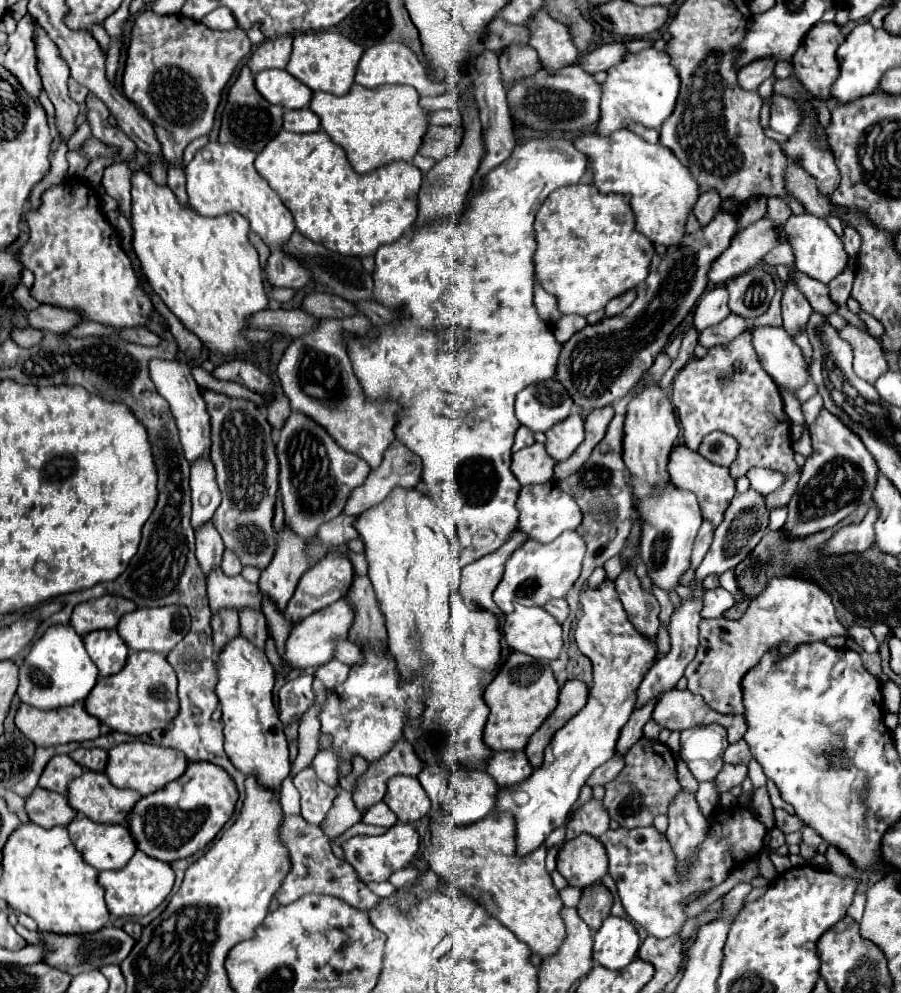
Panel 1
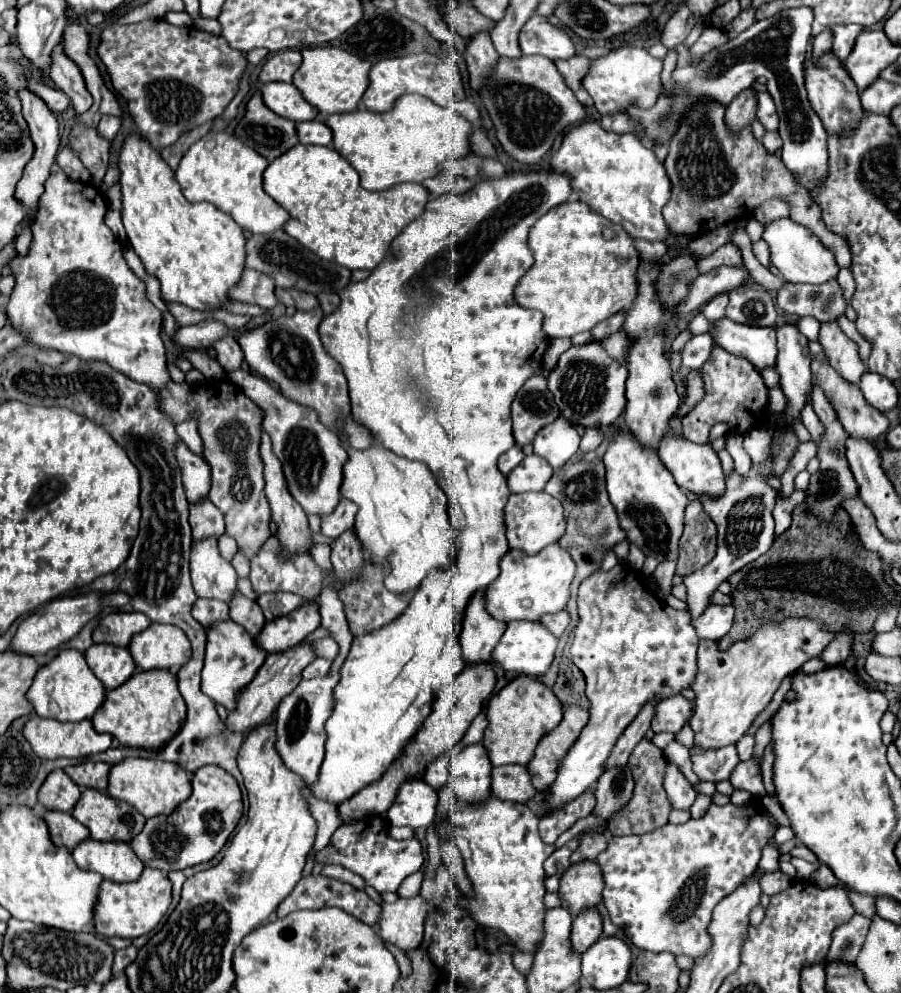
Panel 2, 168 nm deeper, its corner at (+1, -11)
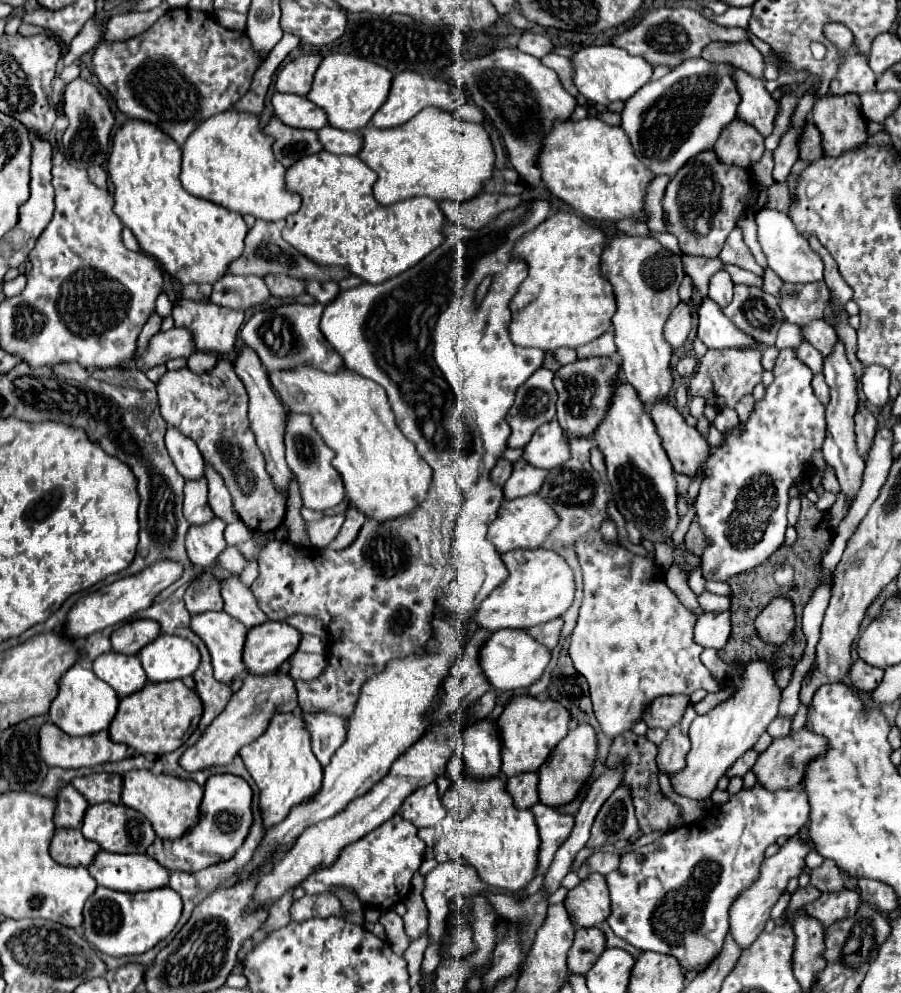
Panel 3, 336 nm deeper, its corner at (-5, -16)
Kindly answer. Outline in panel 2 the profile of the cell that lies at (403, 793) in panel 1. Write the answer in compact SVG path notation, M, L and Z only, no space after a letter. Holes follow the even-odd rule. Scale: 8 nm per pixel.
M411 779L401 785L387 811L387 819L391 825L409 825L413 829L429 827L435 821L435 807L437 791L433 791L423 779Z

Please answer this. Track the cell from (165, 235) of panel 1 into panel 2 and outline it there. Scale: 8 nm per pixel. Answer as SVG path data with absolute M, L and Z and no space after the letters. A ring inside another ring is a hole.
M139 133L123 139L117 167L121 173L121 221L145 269L161 281L161 297L199 311L225 303L227 291L239 281L245 267L243 229L211 203L187 201L161 151Z

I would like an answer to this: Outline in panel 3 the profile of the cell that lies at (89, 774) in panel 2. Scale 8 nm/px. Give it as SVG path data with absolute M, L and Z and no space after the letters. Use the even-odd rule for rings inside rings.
M93 772L89 776L71 780L71 784L89 800L89 804L99 804L99 802L119 804L121 782L123 778L119 774L109 774L109 772Z

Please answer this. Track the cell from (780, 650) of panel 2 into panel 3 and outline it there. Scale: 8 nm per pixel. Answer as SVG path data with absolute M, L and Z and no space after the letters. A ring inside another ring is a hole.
M705 650L701 654L703 664L711 670L713 678L717 680L719 688L733 688L735 692L719 702L713 710L709 710L703 716L697 716L689 728L689 740L691 740L691 750L687 754L687 766L671 778L671 784L675 792L681 796L701 800L711 796L715 790L717 780L725 774L725 770L751 746L759 740L759 736L767 730L767 726L775 720L777 716L777 706L781 700L781 688L777 686L775 674L777 668L767 662L767 660L755 660L749 662L749 678L743 676L743 666L741 664L725 664L719 656L717 650Z

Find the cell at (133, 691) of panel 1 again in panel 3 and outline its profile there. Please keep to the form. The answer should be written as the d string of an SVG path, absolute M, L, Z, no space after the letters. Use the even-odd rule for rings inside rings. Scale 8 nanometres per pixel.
M181 680L171 682L147 682L141 692L125 696L119 702L119 710L109 726L109 738L113 742L127 744L139 754L167 754L177 750L191 734L191 722L201 718L201 700L193 688L187 688Z

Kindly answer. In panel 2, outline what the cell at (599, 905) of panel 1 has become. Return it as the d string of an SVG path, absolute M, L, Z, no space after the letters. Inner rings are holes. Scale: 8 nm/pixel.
M585 909L579 917L575 917L573 921L573 931L571 931L571 949L575 953L583 953L587 951L587 947L591 947L603 933L603 925L601 925L601 915L599 911L593 909Z

